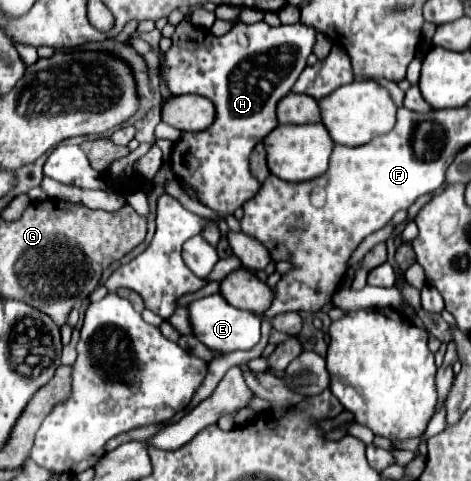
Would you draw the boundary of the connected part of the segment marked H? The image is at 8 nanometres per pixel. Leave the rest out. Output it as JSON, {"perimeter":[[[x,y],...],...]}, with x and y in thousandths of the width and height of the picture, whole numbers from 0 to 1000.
{"perimeter":[[[403,33],[374,54],[365,96],[340,125],[335,158],[369,200],[425,195],[446,204],[459,225],[459,245],[437,270],[391,274],[369,295],[365,358],[416,399],[425,424],[450,432],[471,457],[548,399],[552,378],[531,362],[527,324],[590,262],[586,216],[620,187],[645,146],[650,121],[662,112],[667,75],[671,62],[641,46],[599,50],[590,58],[565,46],[501,46],[476,75],[416,58]]]}

